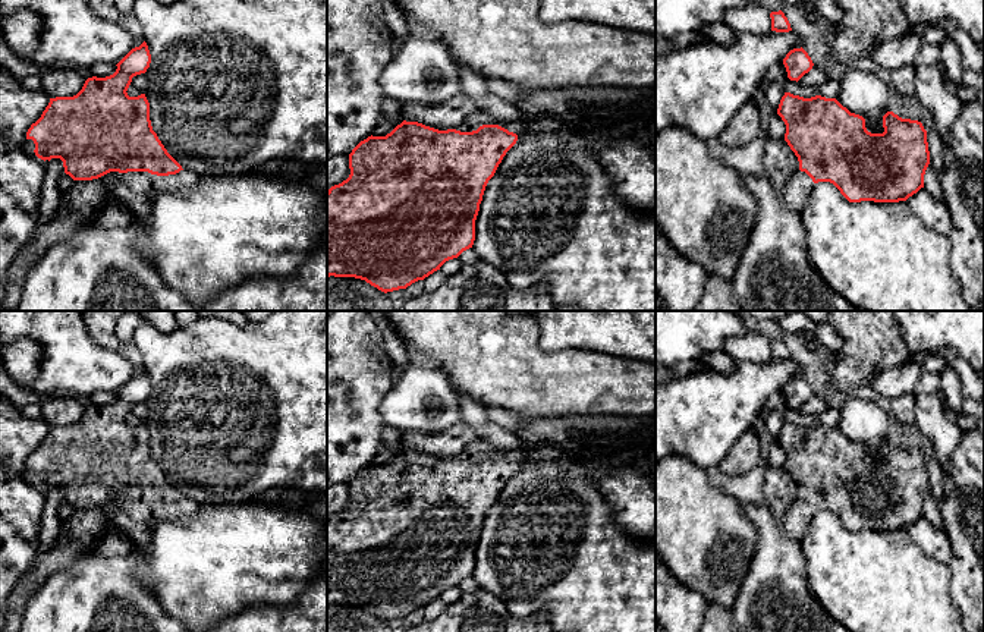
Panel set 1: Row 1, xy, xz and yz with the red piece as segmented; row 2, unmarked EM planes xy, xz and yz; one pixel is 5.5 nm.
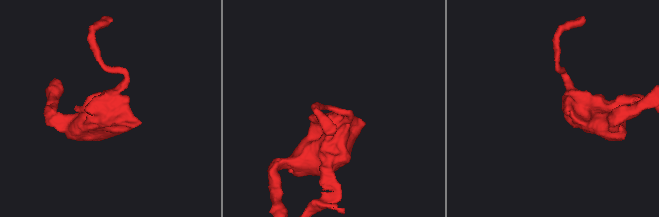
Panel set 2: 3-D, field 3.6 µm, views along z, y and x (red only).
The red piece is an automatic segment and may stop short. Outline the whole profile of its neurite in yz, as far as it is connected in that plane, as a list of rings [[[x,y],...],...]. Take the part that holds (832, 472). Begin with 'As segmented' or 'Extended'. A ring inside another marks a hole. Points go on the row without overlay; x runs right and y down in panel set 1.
Extended. [[[785,421],[777,443],[786,453],[785,469],[799,490],[799,499],[779,519],[785,535],[801,543],[814,513],[833,512],[849,531],[899,531],[924,516],[930,493],[927,459],[918,449],[902,447],[893,440],[883,444],[883,462],[871,462],[865,447],[851,441],[836,427],[804,427]]]

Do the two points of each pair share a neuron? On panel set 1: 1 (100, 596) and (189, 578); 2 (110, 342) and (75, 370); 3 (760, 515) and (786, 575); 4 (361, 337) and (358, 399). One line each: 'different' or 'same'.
1: different
2: different
3: same
4: same

